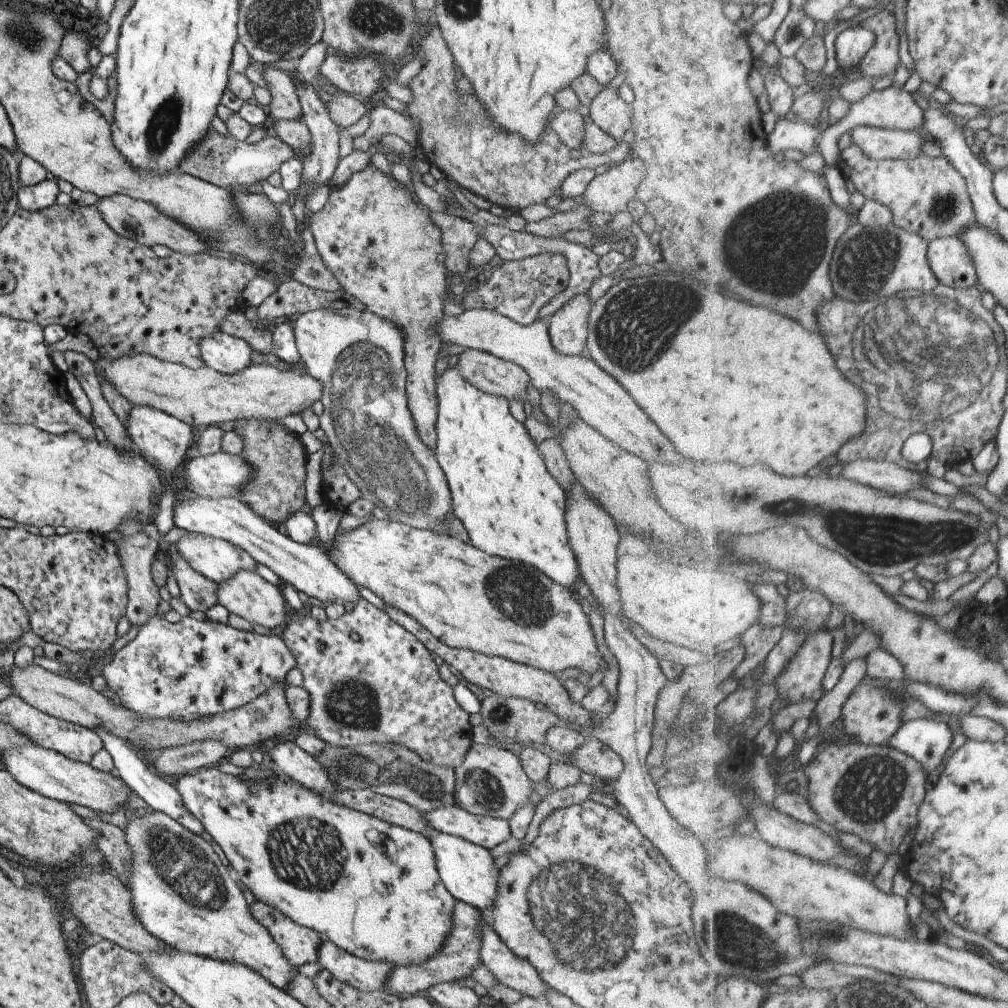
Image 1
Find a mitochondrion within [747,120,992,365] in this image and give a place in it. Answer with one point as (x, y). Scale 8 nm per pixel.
(868, 257)

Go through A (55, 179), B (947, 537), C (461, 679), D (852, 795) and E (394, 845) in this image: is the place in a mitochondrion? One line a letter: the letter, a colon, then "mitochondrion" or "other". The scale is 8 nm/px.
A: other
B: mitochondrion
C: other
D: mitochondrion
E: other

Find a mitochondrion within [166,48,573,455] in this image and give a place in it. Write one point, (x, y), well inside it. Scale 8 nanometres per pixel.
(457, 117)

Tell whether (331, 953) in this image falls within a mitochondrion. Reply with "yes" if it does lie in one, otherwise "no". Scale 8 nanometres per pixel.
no

